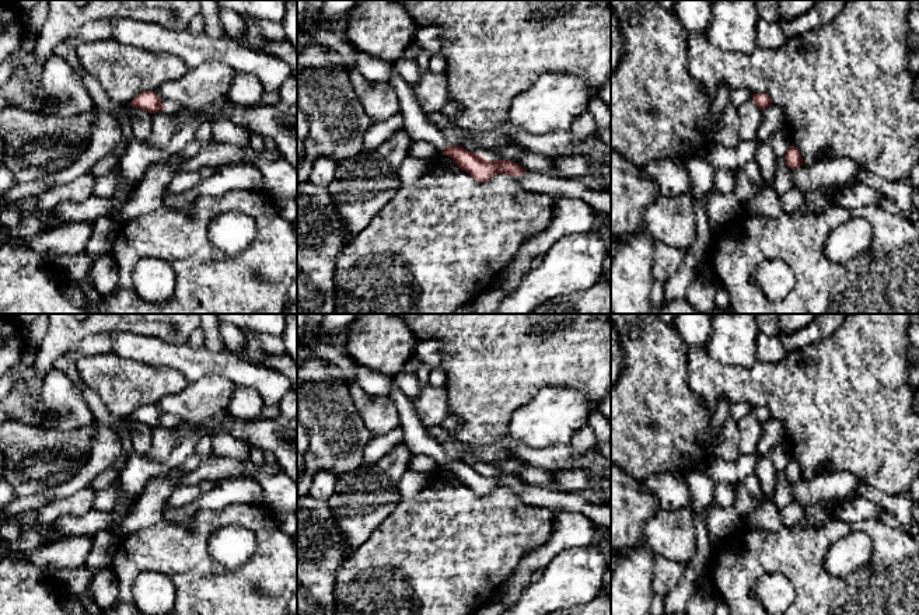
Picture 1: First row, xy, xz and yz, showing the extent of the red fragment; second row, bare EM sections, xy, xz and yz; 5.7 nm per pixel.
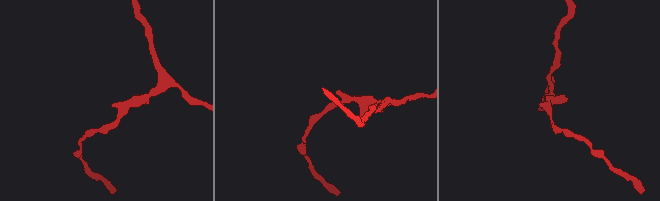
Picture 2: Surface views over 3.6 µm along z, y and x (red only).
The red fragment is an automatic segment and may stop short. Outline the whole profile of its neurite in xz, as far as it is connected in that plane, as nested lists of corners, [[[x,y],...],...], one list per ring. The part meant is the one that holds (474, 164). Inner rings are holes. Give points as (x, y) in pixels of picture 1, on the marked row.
[[[394,63],[388,78],[391,87],[396,91],[403,116],[403,127],[412,141],[431,143],[438,154],[451,157],[455,164],[469,174],[478,182],[488,182],[495,175],[507,174],[518,177],[527,171],[510,160],[486,161],[481,154],[465,150],[462,146],[448,146],[441,129],[436,127],[422,111],[412,87],[396,71]]]

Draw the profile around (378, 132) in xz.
[[[401,112],[384,122],[374,122],[364,134],[364,148],[377,148],[381,146],[394,132],[403,127],[403,116]]]

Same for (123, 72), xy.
[[[115,38],[88,41],[76,48],[83,70],[98,80],[106,95],[126,106],[144,91],[182,78],[189,67],[165,52],[150,52]]]

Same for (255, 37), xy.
[[[247,21],[247,46],[252,50],[262,52],[262,43],[266,39],[261,27],[256,22]]]

